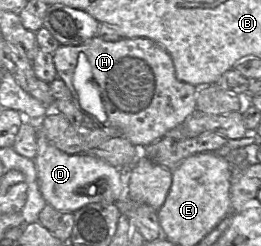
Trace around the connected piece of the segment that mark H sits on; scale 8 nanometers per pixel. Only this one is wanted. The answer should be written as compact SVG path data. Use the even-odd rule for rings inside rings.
M94 36L82 45L62 45L53 53L54 64L57 70L58 77L64 81L68 89L71 91L72 100L76 106L87 115L97 127L100 128L117 128L122 136L128 139L133 145L141 149L147 145L162 139L168 131L176 128L187 120L192 114L197 111L197 93L198 88L194 85L183 82L177 79L174 62L169 53L159 44L148 38L121 38L117 41L105 41L100 37Z

